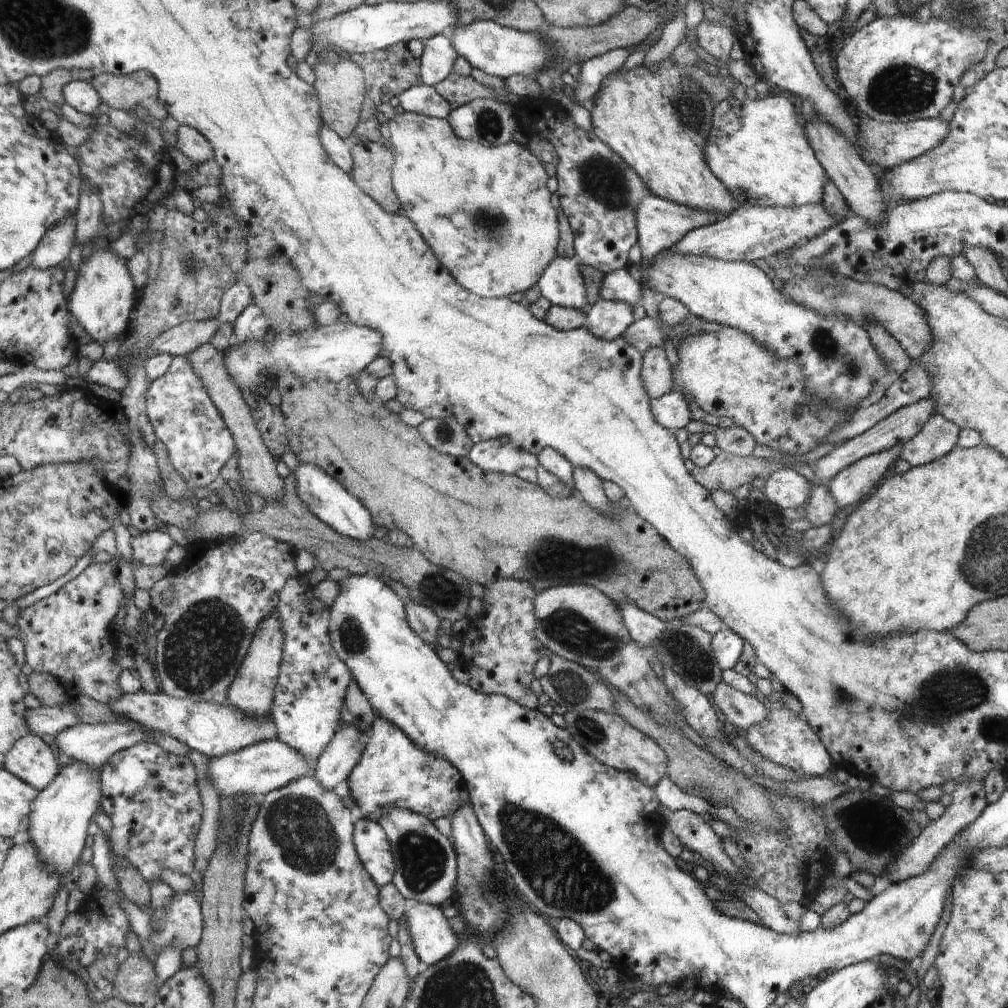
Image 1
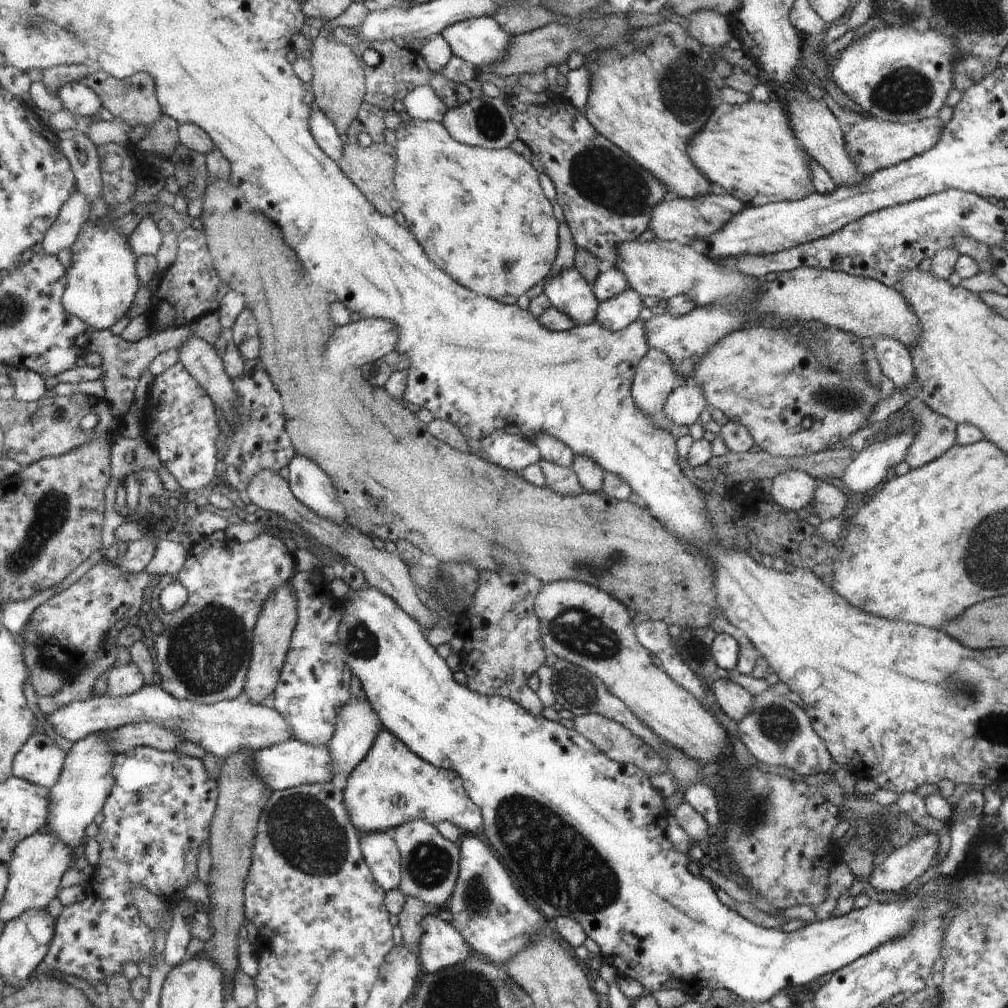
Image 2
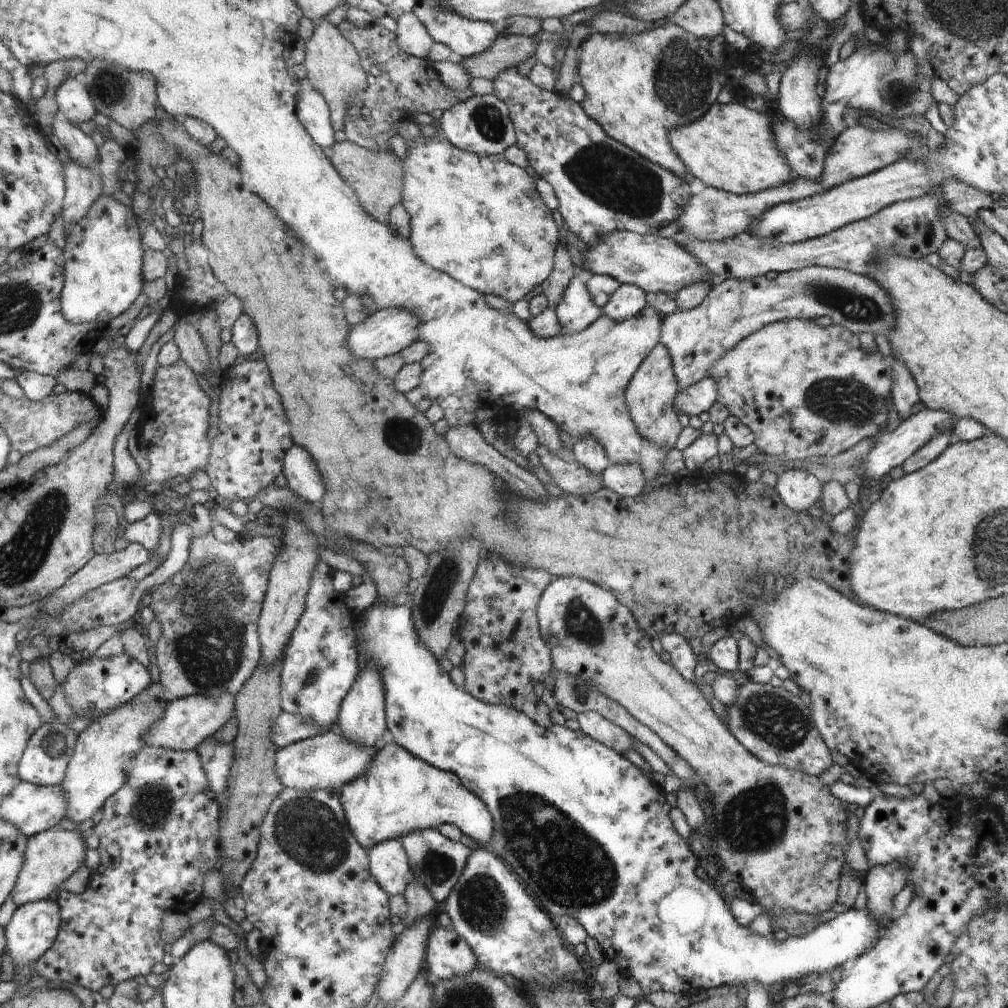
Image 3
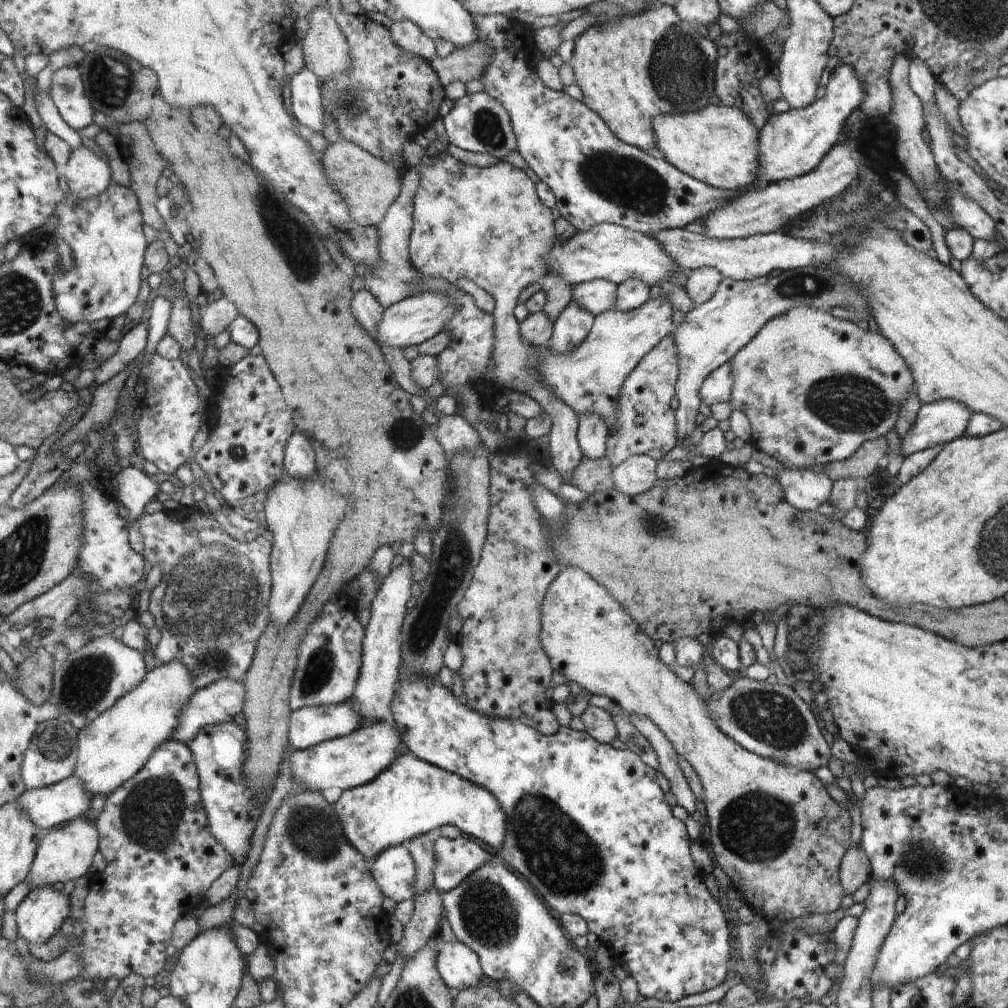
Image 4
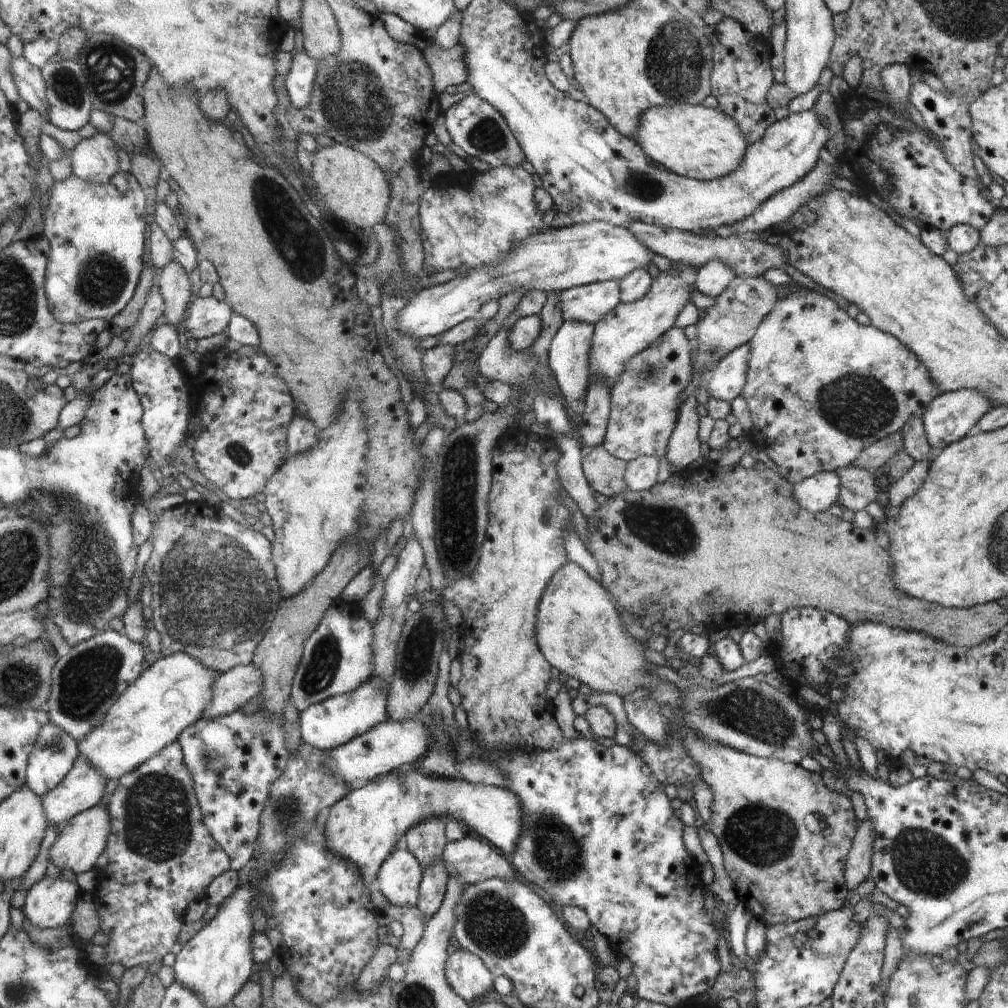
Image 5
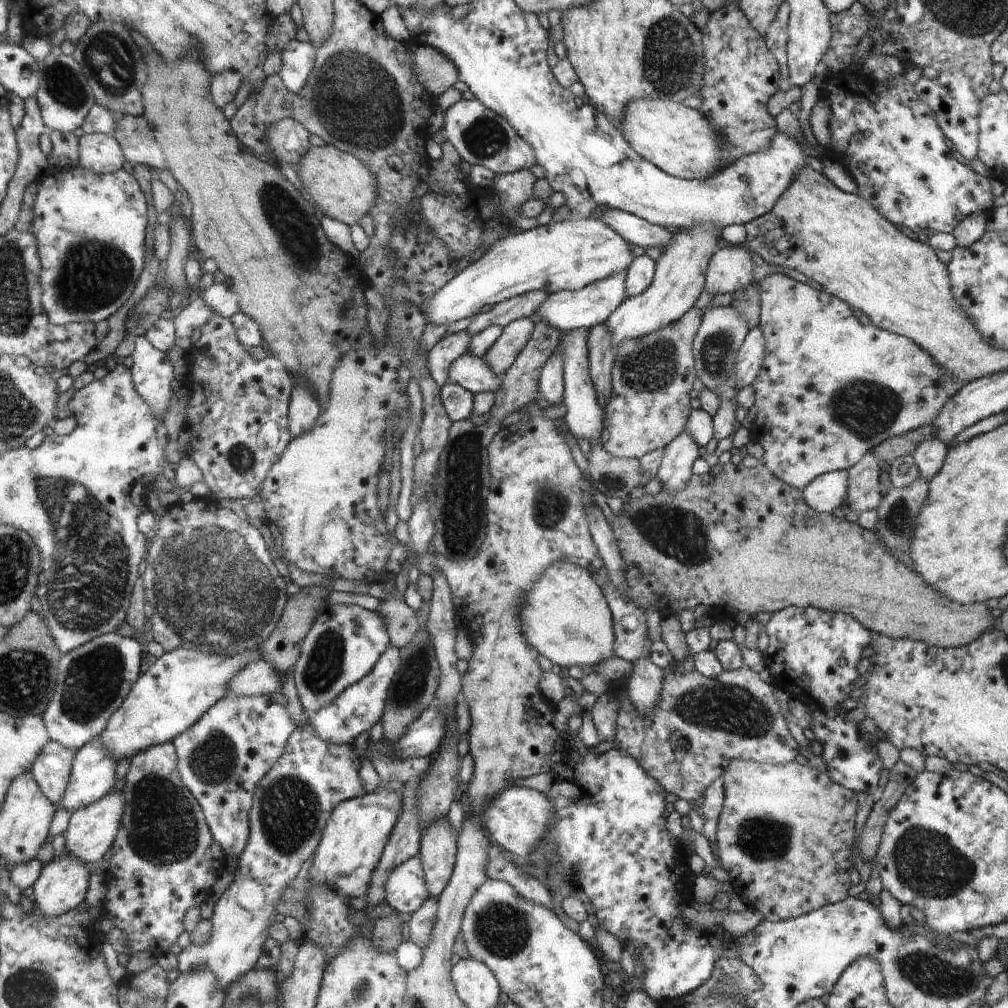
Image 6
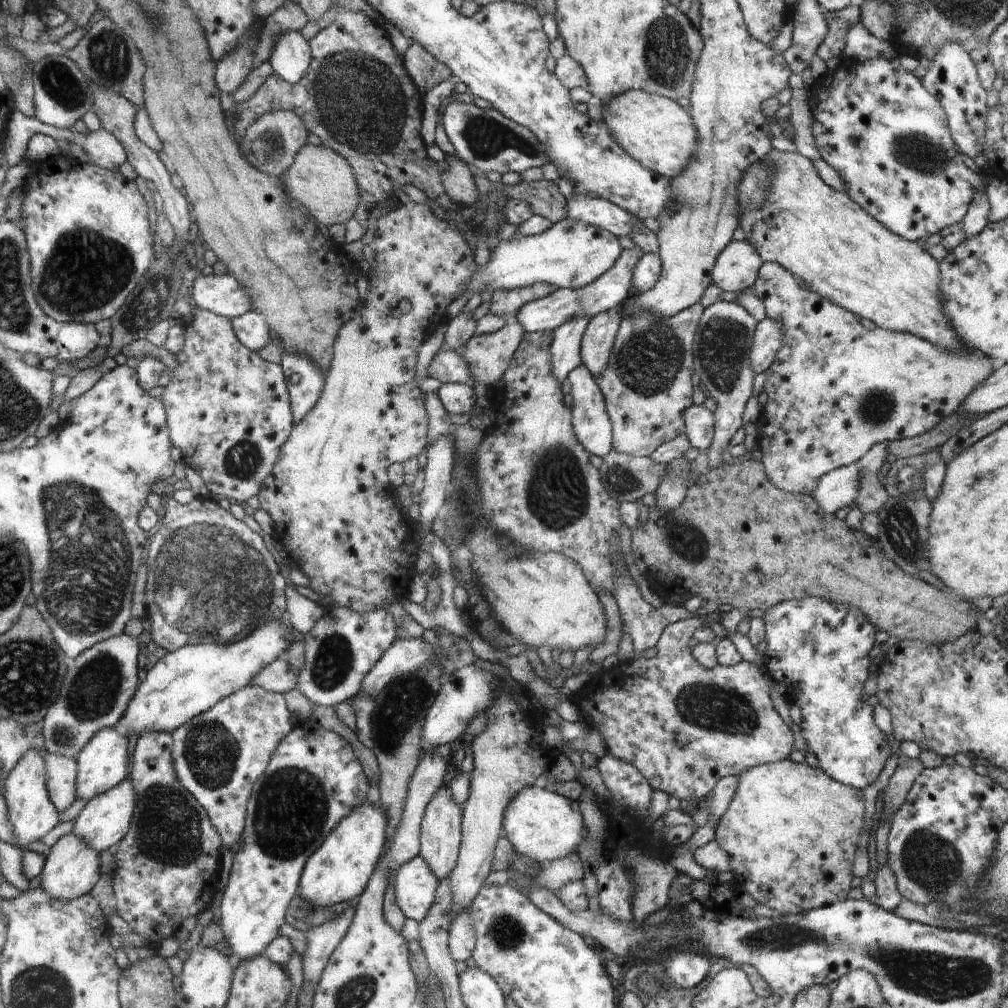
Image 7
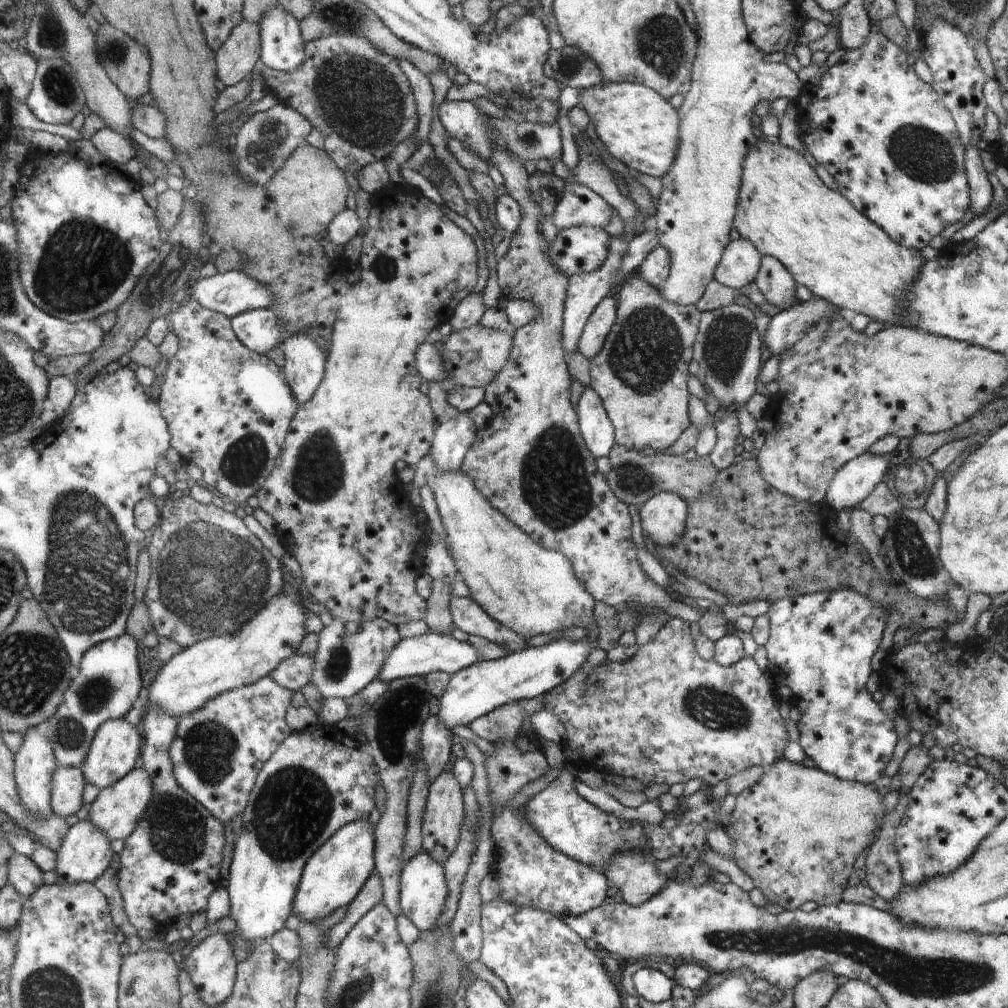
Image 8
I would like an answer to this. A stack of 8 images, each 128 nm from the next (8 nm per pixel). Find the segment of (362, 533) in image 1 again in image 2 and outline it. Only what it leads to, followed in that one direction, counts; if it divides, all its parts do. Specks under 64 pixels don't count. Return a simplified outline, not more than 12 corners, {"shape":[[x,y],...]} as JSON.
{"shape":[[295,456],[290,491],[314,514],[336,524],[348,512],[322,468]]}

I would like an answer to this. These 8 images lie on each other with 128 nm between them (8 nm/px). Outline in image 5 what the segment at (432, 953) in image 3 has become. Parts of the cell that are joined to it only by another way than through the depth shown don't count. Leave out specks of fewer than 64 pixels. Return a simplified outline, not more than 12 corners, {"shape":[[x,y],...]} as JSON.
{"shape":[[457,945],[447,959],[450,986],[468,1004],[491,995],[495,977]]}

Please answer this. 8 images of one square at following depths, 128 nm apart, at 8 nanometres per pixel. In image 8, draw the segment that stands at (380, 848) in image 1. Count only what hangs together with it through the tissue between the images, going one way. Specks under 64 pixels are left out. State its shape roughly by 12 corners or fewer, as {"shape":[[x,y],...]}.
{"shape":[[422,852],[403,866],[399,906],[419,932],[447,906],[440,861]]}

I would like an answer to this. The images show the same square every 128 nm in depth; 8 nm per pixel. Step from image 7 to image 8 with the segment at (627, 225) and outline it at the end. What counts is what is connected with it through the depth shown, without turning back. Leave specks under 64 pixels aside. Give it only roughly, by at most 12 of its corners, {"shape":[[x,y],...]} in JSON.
{"shape":[[568,183],[551,215],[560,230],[610,225],[613,206]]}

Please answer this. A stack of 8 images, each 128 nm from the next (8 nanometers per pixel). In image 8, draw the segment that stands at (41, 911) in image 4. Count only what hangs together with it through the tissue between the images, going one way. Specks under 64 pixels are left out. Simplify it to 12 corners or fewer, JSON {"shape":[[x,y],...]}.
{"shape":[[92,819],[71,826],[56,872],[95,883],[114,862],[112,838]]}

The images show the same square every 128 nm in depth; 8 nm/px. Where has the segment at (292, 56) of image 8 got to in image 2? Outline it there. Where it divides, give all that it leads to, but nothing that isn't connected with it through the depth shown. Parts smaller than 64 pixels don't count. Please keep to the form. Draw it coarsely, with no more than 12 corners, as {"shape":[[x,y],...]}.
{"shape":[[312,110],[310,126],[319,147],[338,163],[344,143],[334,122]]}

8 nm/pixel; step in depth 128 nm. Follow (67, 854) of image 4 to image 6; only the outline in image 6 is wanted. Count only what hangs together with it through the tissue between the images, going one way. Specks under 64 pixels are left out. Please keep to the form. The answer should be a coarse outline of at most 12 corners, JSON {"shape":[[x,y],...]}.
{"shape":[[114,790],[76,811],[66,850],[104,859],[123,830],[127,798]]}

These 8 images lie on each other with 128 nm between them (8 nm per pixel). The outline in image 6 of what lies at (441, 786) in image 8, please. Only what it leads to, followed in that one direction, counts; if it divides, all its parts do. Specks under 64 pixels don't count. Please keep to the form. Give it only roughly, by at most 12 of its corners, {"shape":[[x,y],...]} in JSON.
{"shape":[[448,818],[422,832],[424,879],[437,900],[448,885],[457,836]]}

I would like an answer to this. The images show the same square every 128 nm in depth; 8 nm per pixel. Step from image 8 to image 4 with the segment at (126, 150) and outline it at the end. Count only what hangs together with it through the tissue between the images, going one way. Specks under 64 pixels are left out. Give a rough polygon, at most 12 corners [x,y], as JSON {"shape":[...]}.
{"shape":[[88,146],[63,174],[78,202],[114,183],[109,160]]}

